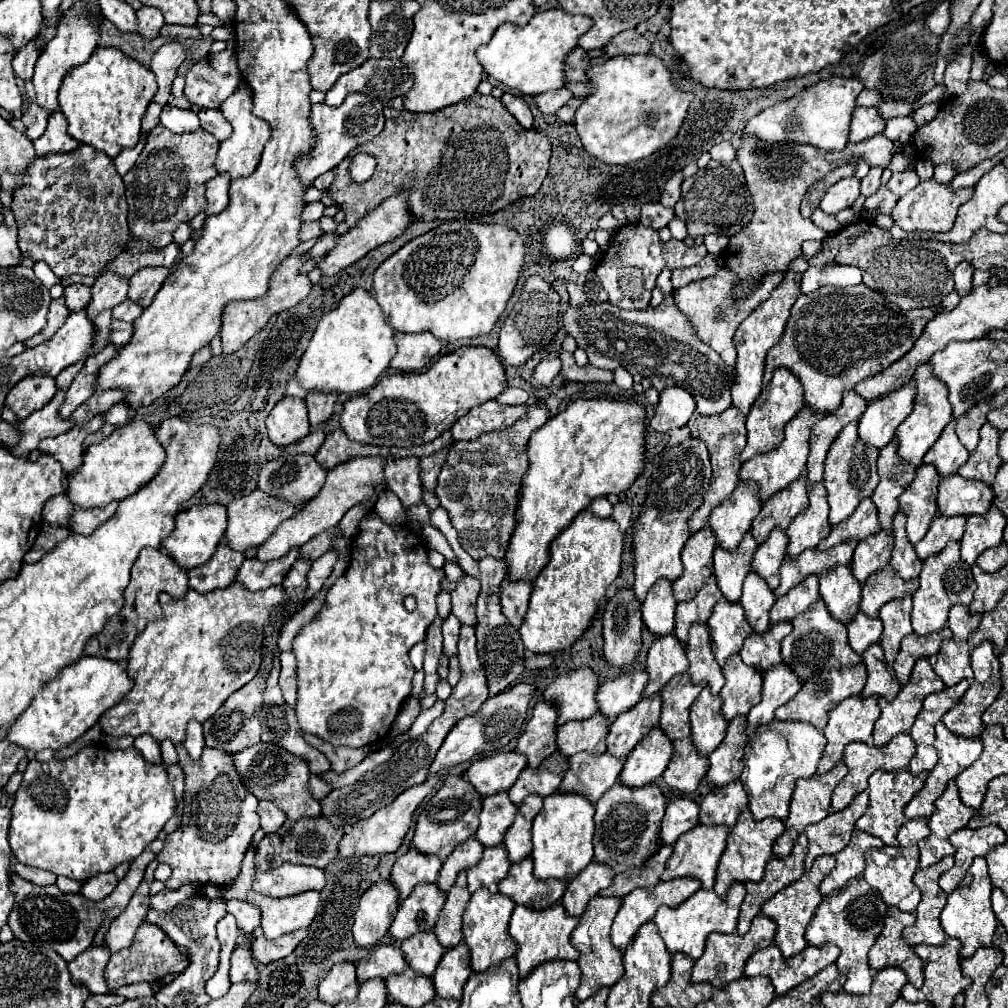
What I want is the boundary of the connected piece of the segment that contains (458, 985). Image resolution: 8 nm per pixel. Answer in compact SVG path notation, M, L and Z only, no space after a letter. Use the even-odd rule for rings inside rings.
M461 942L455 948L447 950L445 956L441 958L435 974L431 976L435 984L435 992L441 998L453 998L461 1000L463 996L463 986L471 974L469 966L469 948Z

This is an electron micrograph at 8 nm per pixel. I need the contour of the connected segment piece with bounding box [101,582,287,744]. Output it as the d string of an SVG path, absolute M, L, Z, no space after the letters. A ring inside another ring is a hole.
M233 582L229 588L215 590L209 594L199 594L189 590L185 598L175 600L169 594L159 594L163 608L163 618L145 626L145 630L135 638L135 644L129 652L127 672L135 680L135 686L127 696L101 716L101 728L113 736L139 736L151 734L155 740L171 738L173 744L185 740L185 730L189 720L205 722L217 712L217 708L241 686L251 682L261 664L261 646L265 638L265 624L271 618L271 610L279 604L285 604L287 590L283 586L271 586L263 592L251 592L243 584Z

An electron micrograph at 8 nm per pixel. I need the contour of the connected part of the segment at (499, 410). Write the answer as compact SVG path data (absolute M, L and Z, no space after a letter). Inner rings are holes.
M487 400L475 408L471 408L465 416L461 416L453 426L453 440L477 440L483 432L501 430L511 426L527 411L527 404L507 406L497 400Z

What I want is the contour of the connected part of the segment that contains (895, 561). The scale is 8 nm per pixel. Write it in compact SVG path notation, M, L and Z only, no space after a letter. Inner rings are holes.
M897 512L897 516L893 518L893 536L895 536L895 546L891 552L891 566L901 580L909 582L919 576L923 562L919 562L913 546L909 544L905 536L905 514L903 512Z

